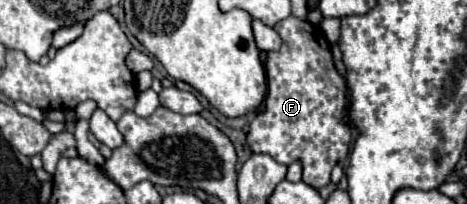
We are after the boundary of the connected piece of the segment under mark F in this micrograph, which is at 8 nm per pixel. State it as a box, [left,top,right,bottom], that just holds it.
[246,16,352,188]

